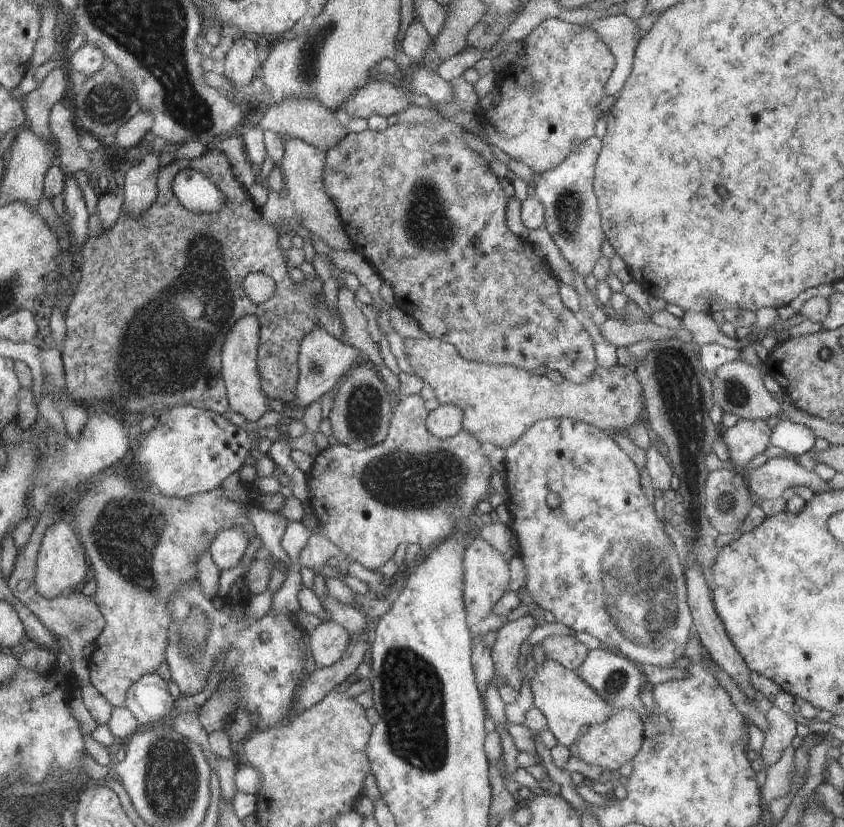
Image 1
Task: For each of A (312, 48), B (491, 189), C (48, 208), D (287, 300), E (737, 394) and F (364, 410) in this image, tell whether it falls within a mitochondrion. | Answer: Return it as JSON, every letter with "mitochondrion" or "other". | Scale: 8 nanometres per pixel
{"A":"mitochondrion","B":"other","C":"other","D":"other","E":"mitochondrion","F":"mitochondrion"}

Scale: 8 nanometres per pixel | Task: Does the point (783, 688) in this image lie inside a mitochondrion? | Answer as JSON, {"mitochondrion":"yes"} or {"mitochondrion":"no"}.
{"mitochondrion":"no"}

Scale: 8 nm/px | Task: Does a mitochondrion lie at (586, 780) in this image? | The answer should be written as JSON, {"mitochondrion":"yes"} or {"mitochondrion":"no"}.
{"mitochondrion":"no"}

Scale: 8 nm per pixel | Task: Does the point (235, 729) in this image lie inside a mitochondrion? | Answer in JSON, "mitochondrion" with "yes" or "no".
{"mitochondrion":"no"}

